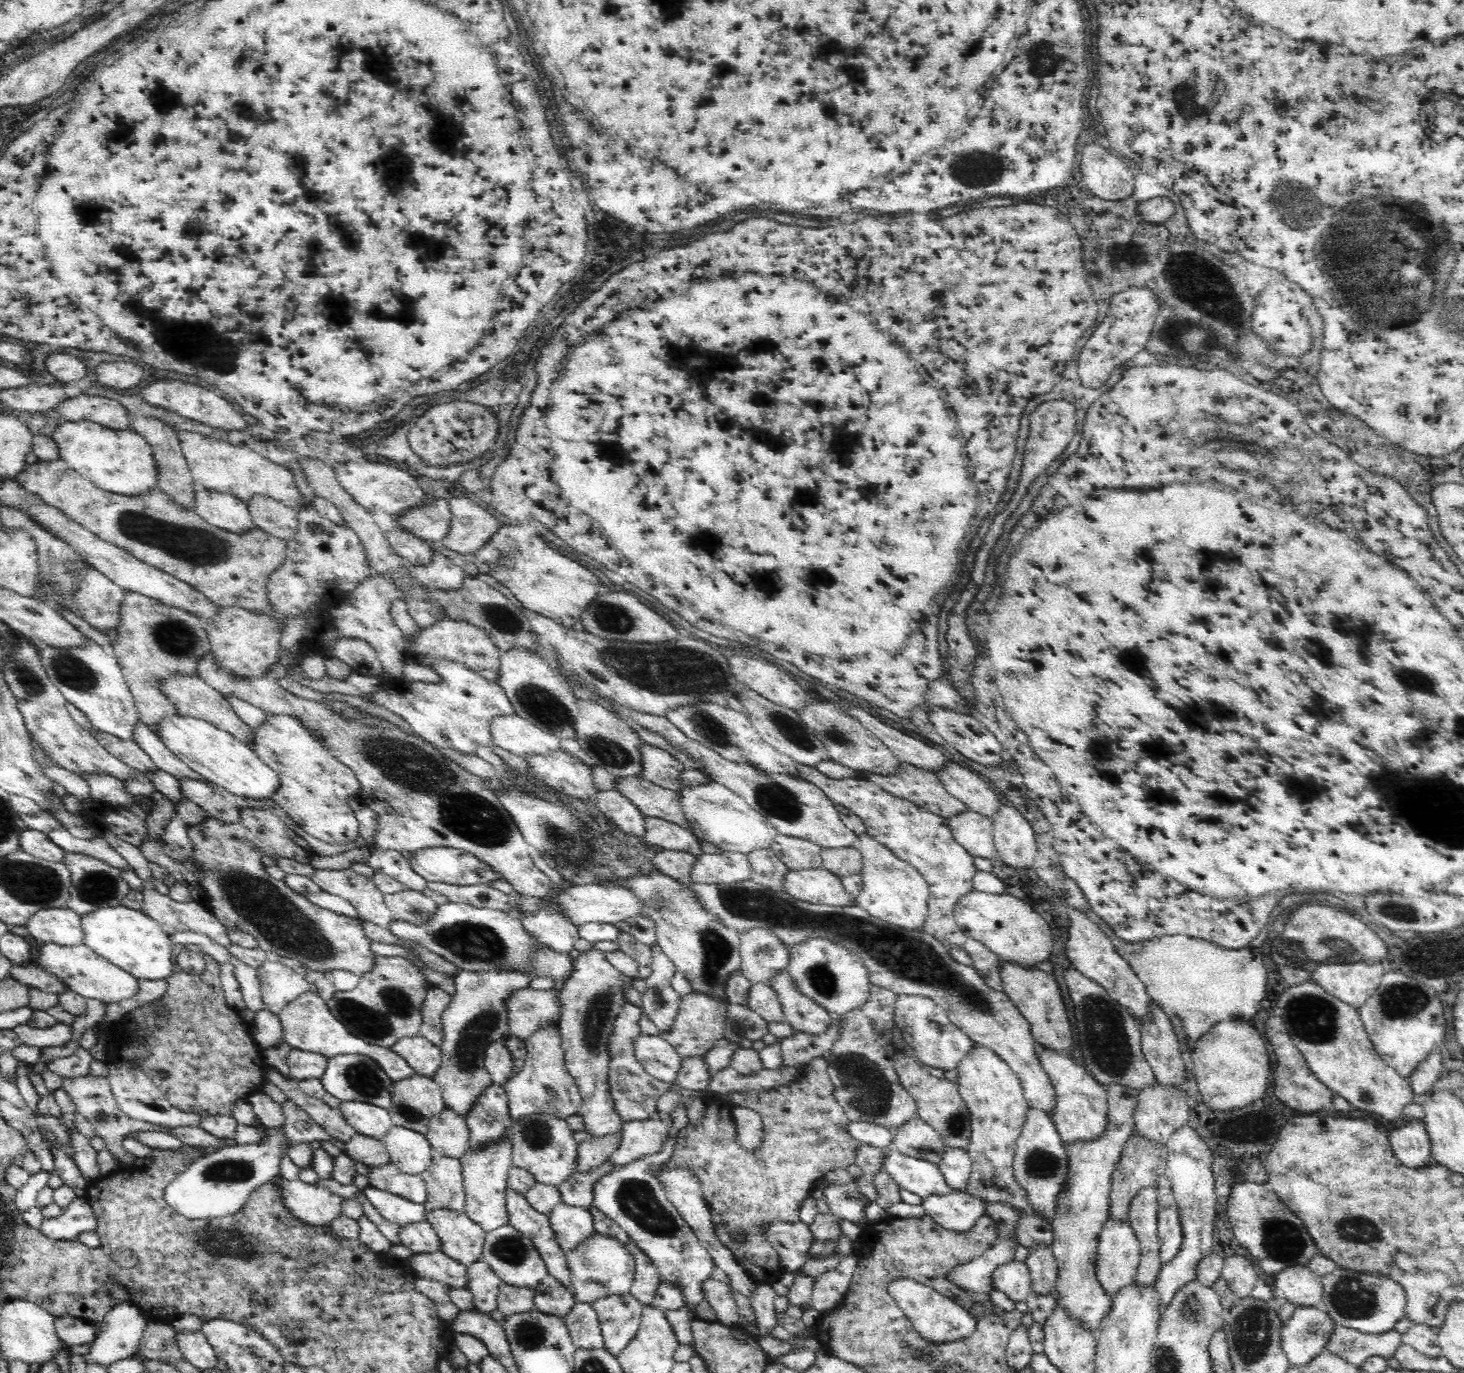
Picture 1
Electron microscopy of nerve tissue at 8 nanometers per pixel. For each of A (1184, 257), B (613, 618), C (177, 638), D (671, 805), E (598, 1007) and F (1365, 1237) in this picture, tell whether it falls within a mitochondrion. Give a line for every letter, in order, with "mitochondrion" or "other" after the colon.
A: mitochondrion
B: mitochondrion
C: mitochondrion
D: other
E: mitochondrion
F: mitochondrion

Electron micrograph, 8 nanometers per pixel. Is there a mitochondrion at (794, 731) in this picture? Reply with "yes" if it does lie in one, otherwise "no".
yes

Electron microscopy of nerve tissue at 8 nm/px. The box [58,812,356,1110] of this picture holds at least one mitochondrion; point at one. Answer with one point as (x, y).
(280, 923)

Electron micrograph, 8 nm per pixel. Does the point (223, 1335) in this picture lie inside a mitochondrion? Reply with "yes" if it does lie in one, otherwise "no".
no

